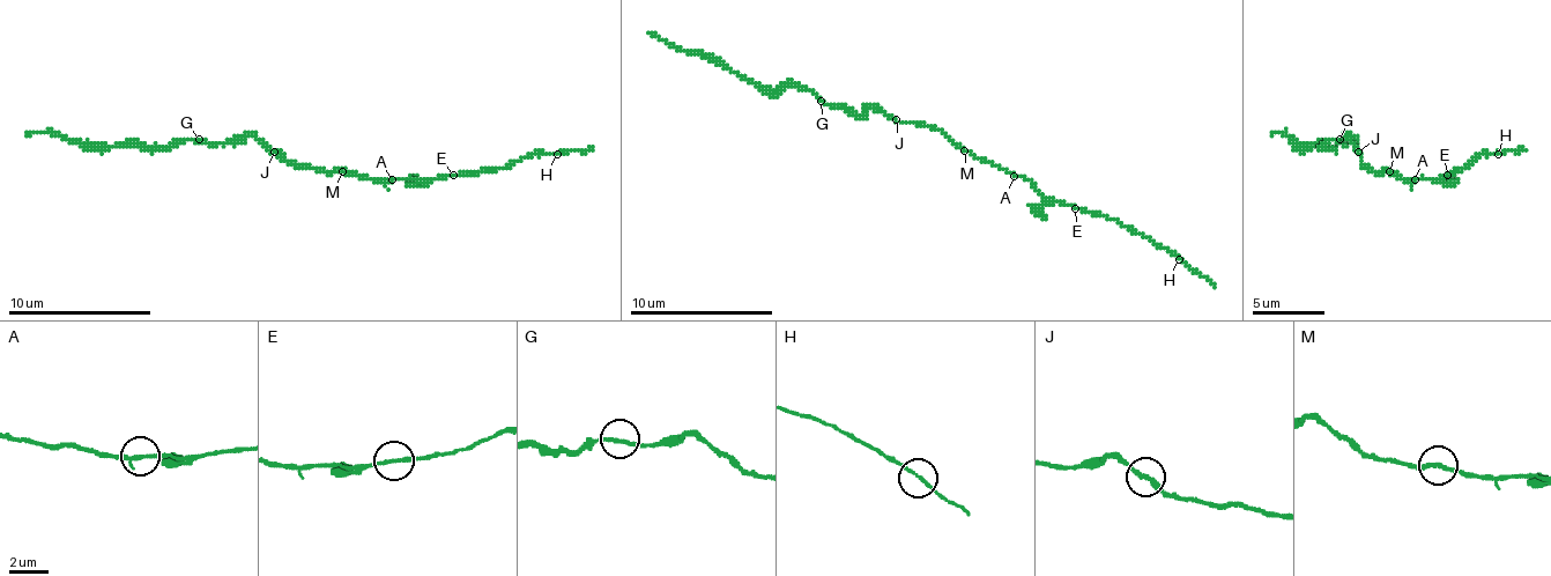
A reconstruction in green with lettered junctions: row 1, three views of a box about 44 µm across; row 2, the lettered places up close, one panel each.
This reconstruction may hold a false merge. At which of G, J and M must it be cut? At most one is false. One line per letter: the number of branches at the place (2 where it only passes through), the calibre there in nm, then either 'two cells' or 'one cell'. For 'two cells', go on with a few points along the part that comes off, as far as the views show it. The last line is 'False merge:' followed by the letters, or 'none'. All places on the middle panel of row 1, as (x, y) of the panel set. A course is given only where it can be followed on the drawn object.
G: 2 branches meet; 160 nm thick; one cell
J: 2 branches meet; 170 nm thick; one cell
M: 2 branches meet; 160 nm thick; one cell
False merge: none

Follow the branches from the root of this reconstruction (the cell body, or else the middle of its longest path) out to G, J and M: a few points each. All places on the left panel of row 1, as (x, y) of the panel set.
G: (313, 168), (281, 161), (252, 135), (245, 135), (238, 144), (202, 144), (199, 139)
J: (313, 168), (284, 161), (274, 150)
M: (313, 168), (342, 171)

